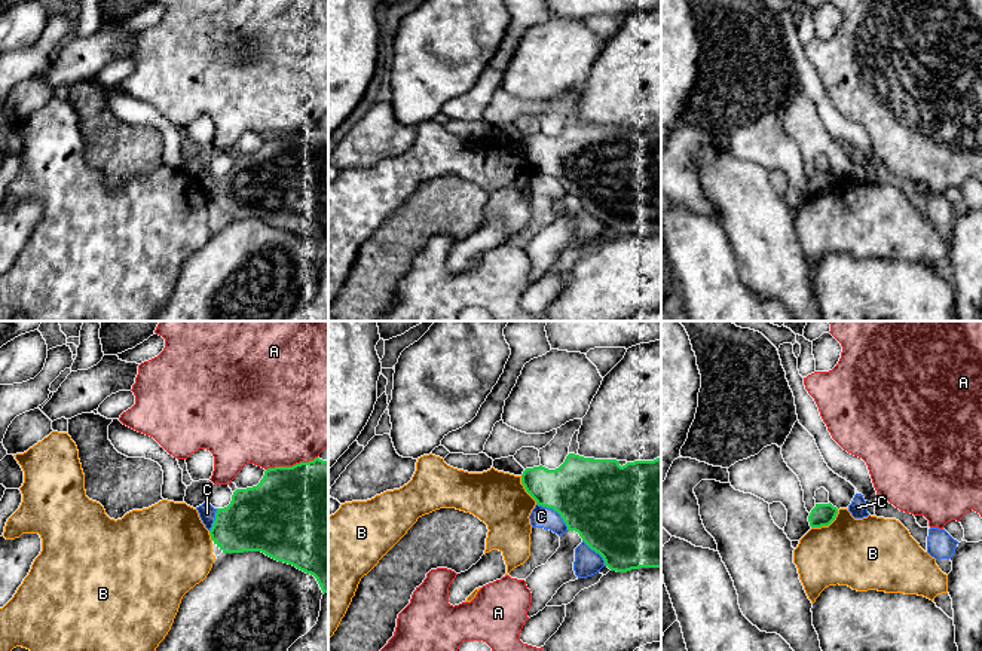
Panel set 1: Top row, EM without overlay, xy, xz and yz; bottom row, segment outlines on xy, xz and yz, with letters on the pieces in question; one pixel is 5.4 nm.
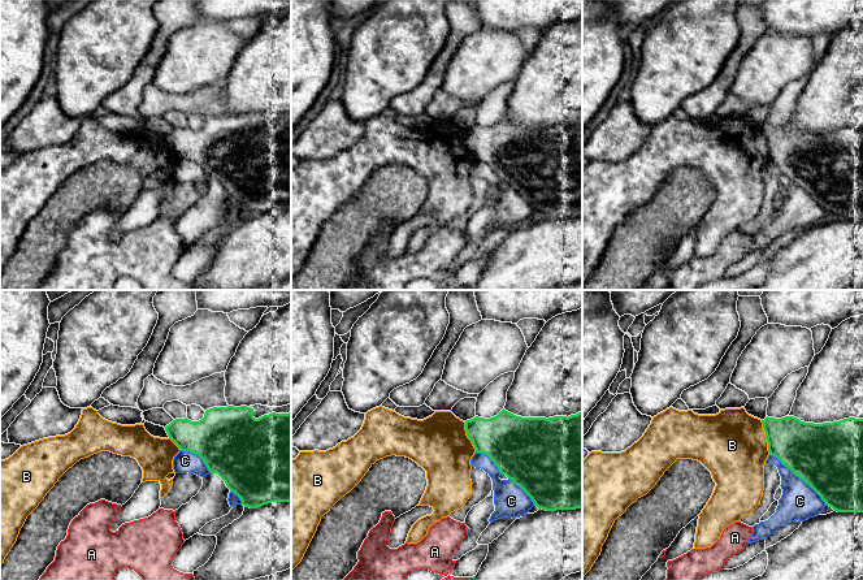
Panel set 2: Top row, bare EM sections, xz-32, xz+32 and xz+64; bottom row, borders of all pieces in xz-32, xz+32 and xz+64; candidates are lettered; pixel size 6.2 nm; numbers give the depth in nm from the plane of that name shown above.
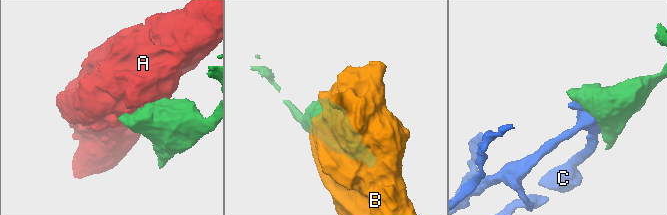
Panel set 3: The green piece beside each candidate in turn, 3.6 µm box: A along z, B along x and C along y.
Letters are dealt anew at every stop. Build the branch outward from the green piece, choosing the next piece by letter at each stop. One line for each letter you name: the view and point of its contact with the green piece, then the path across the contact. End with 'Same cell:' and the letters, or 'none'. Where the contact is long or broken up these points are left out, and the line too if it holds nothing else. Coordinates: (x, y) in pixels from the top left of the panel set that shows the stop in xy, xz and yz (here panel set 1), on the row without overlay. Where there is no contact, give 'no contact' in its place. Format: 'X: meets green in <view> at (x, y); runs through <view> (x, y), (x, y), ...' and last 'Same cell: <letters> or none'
Same cell: none

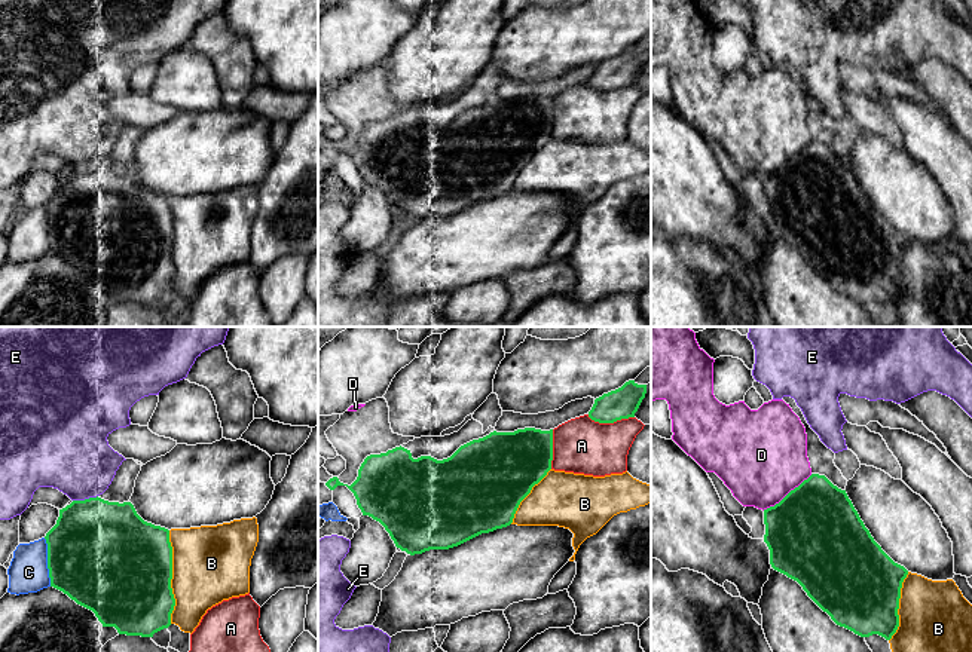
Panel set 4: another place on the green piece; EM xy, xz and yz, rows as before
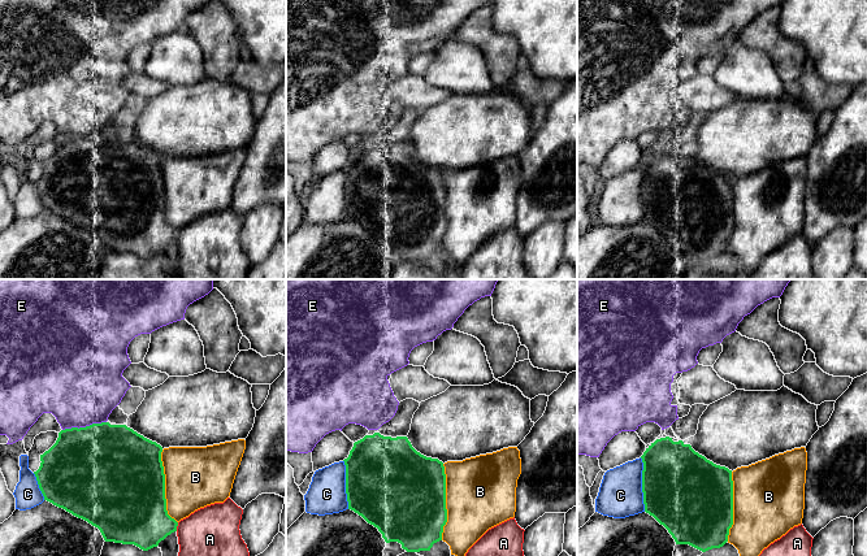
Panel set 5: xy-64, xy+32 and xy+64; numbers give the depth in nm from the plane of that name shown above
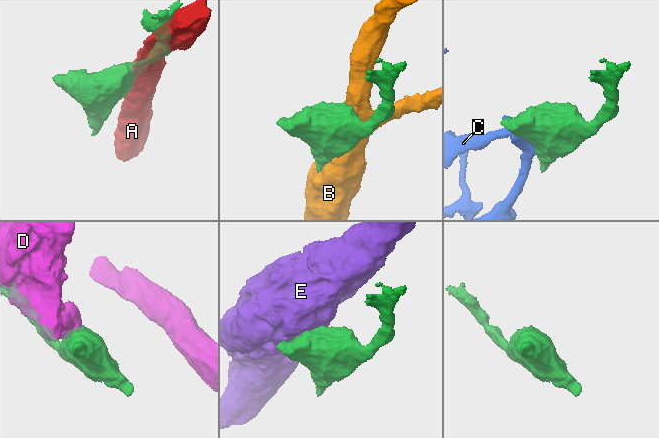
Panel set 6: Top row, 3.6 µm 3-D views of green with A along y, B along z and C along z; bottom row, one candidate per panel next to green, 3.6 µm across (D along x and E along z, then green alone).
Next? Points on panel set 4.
Same cell: none

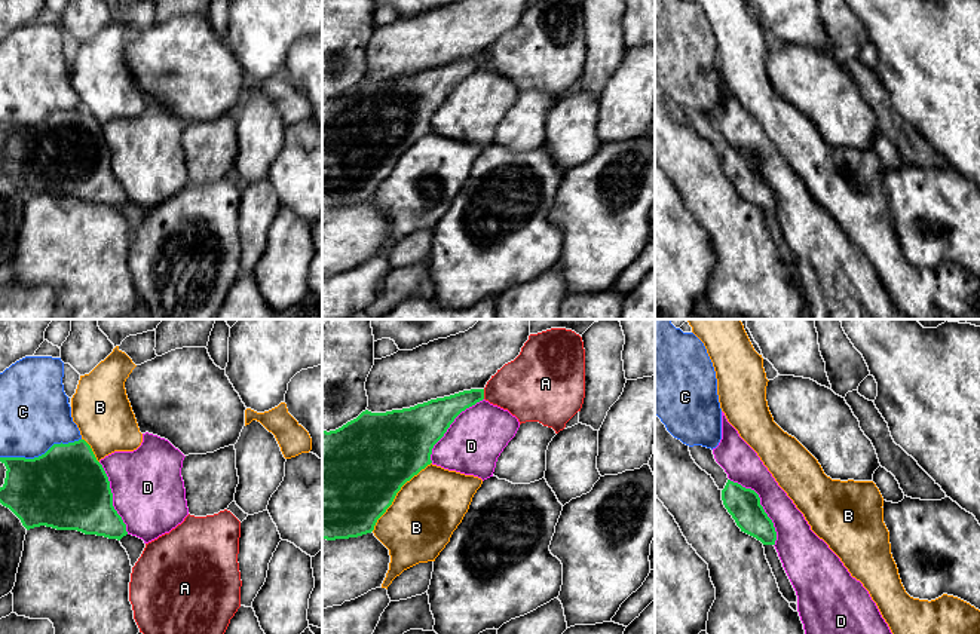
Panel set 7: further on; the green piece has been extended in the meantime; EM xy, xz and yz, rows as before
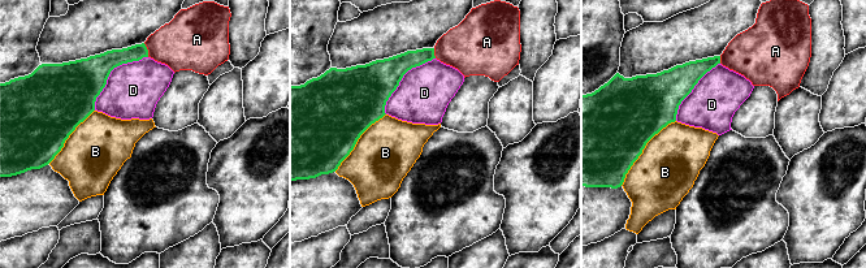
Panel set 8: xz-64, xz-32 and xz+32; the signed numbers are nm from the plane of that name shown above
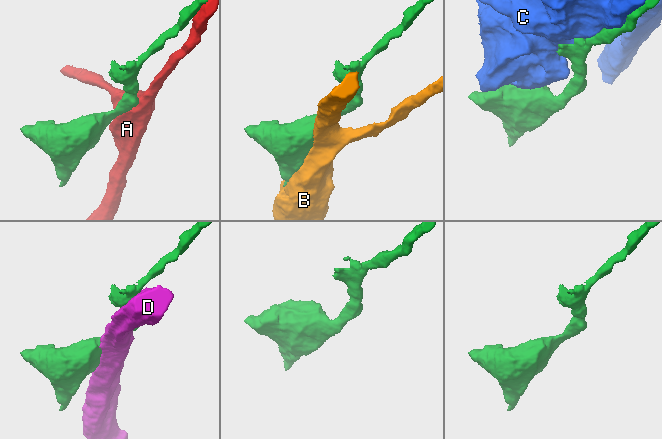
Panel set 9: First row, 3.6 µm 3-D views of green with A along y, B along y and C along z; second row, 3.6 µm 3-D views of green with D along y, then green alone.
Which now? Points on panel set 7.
Same cell: none

